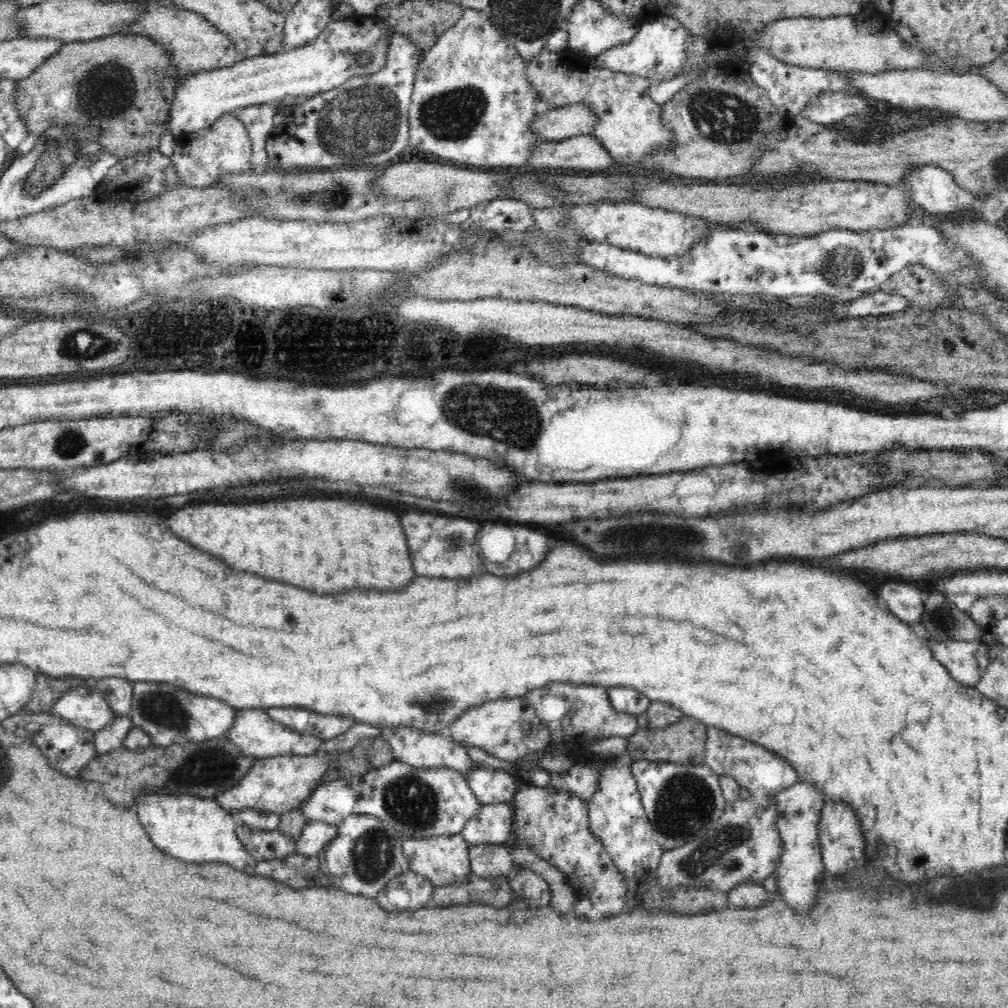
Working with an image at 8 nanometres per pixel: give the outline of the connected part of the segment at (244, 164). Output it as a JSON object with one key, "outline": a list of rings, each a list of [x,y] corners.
{"outline":[[[234,113],[223,114],[214,124],[189,132],[177,138],[175,143],[171,160],[178,169],[178,175],[190,186],[204,188],[224,173],[240,173],[250,168],[253,153],[251,137],[245,124]]]}

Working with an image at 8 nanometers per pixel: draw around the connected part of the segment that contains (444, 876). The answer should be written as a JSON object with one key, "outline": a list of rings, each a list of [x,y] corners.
{"outline":[[[446,833],[441,834],[440,837],[408,838],[403,842],[403,850],[407,857],[409,870],[434,881],[436,887],[466,880],[468,874],[471,873],[469,845],[464,841],[461,833]]]}

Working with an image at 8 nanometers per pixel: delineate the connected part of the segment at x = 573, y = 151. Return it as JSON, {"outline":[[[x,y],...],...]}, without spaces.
{"outline":[[[592,134],[568,137],[566,140],[540,141],[529,149],[526,159],[530,166],[572,168],[572,170],[602,170],[614,162],[610,153]]]}

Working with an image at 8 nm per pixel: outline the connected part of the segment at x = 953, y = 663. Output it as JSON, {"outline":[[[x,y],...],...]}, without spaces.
{"outline":[[[926,640],[935,659],[960,683],[975,686],[989,665],[990,650],[981,641]]]}

